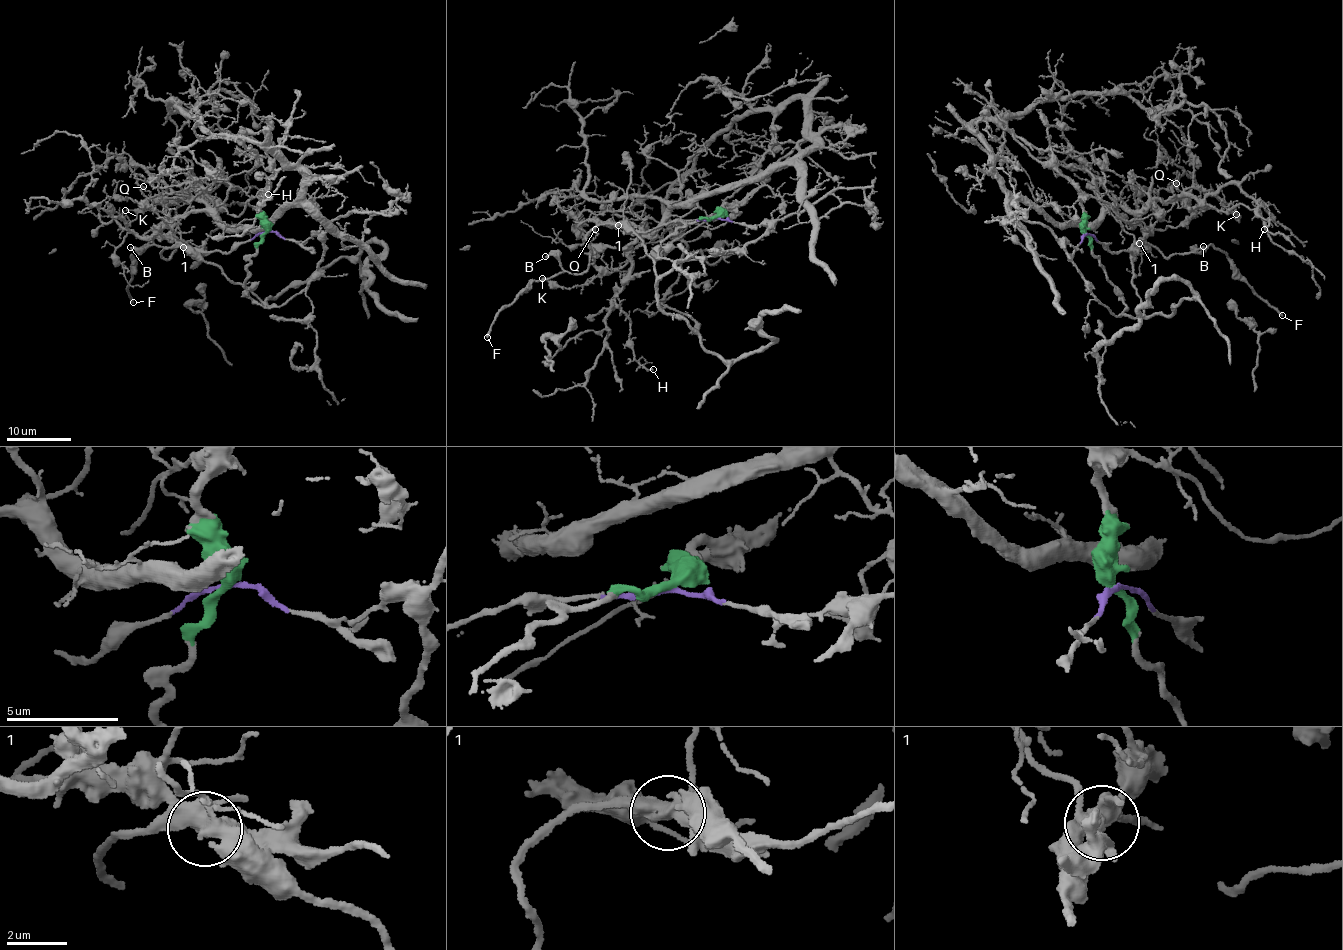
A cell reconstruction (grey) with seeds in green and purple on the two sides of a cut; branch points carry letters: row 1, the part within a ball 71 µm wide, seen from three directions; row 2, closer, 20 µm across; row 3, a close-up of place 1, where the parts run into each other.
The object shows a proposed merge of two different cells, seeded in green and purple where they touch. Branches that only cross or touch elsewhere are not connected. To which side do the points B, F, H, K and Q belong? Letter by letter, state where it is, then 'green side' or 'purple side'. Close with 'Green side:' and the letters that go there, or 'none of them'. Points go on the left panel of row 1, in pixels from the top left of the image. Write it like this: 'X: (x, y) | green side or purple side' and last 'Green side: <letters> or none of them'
B: (130, 247) | purple side
F: (133, 302) | purple side
H: (268, 194) | green side
K: (125, 210) | green side
Q: (143, 186) | green side
Green side: H, K, Q

